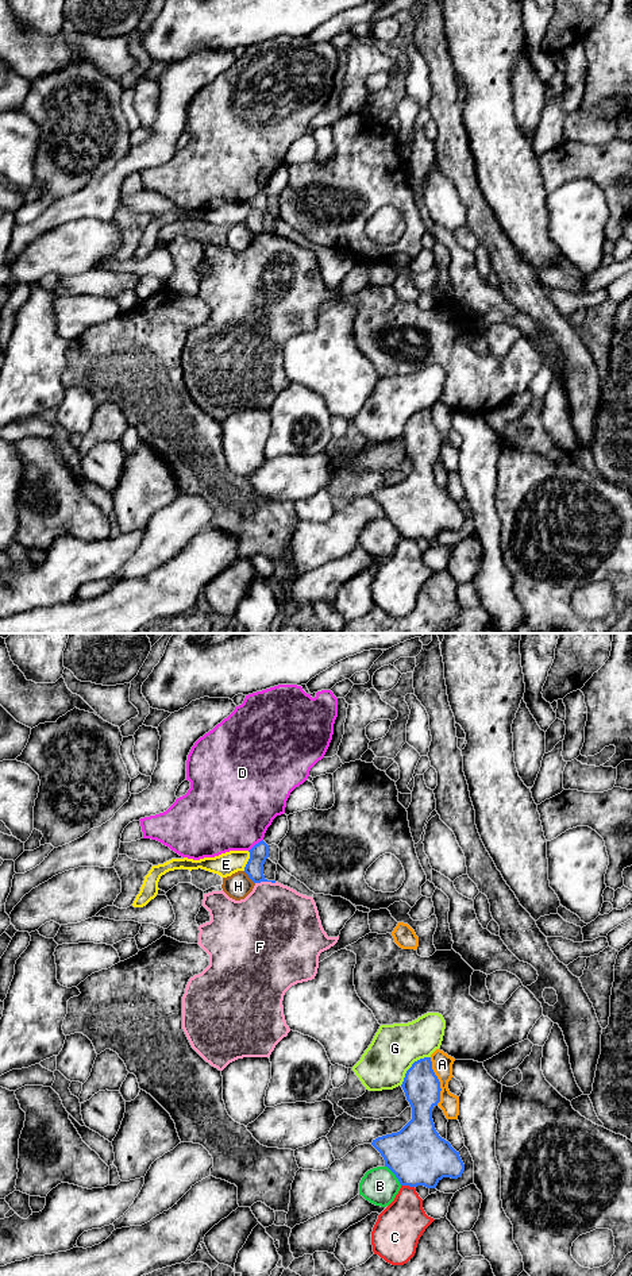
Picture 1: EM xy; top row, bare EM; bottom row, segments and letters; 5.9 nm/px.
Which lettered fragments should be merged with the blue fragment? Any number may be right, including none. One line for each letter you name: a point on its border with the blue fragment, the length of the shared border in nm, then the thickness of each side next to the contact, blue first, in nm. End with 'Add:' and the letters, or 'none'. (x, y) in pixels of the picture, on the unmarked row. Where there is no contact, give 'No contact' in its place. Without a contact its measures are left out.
Add: none

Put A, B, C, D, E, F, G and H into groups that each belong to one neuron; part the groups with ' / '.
A / B / C / D / E / F / G / H

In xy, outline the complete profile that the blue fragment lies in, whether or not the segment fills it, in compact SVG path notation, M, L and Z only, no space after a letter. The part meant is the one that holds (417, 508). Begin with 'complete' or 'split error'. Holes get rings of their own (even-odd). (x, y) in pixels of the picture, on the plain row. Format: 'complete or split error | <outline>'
complete | M431 409L412 416L401 436L412 459L412 471L397 485L373 491L401 537L436 540L443 529L458 531L465 516L448 493L435 481L432 460L440 454L440 433Z

